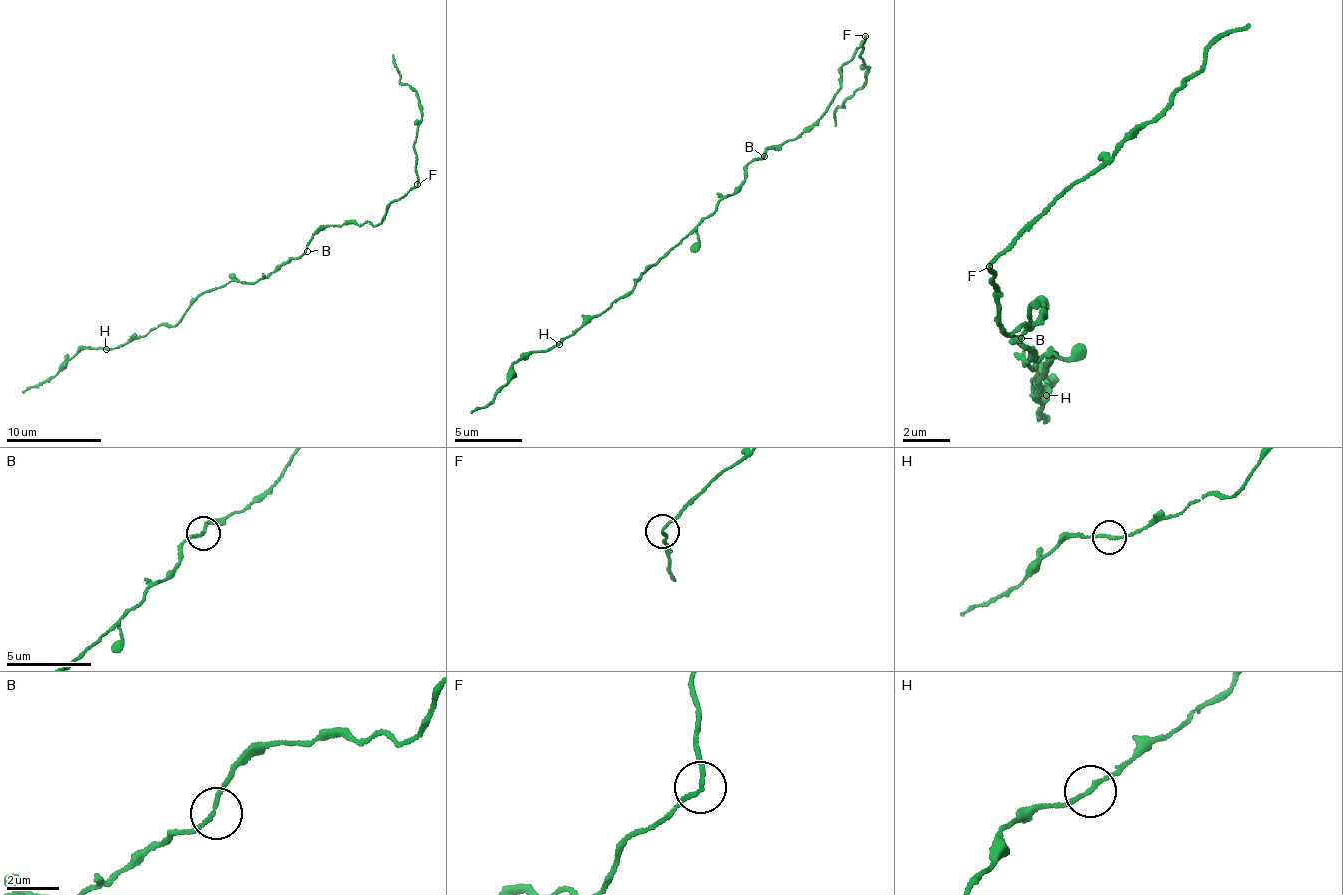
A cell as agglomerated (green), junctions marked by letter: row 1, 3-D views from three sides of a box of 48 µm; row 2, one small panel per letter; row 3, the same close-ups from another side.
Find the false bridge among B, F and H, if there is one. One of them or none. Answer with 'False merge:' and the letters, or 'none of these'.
False merge: F

